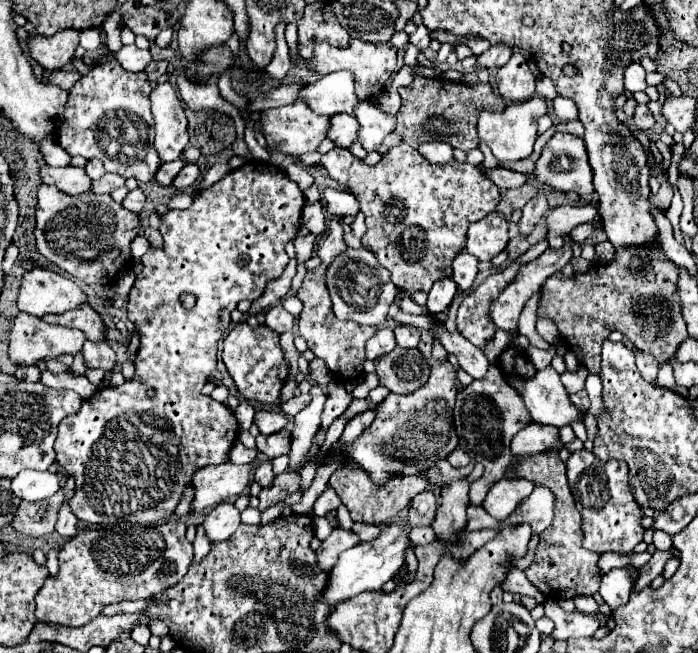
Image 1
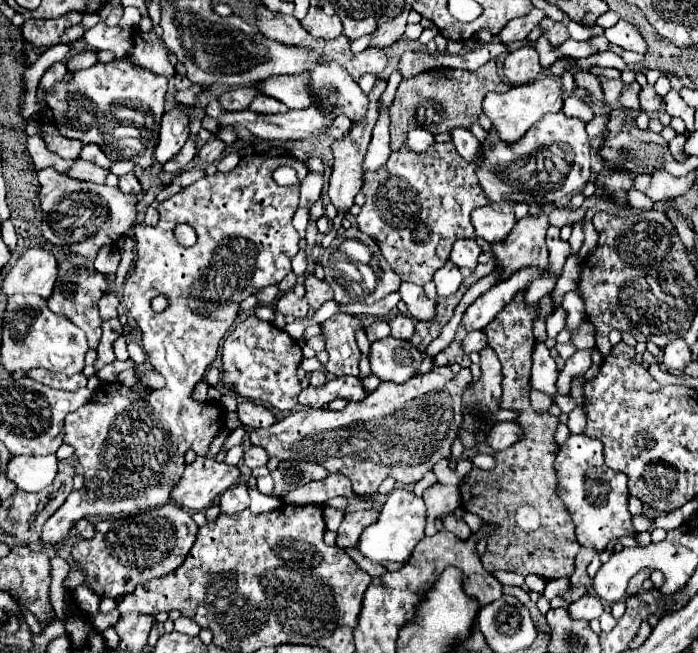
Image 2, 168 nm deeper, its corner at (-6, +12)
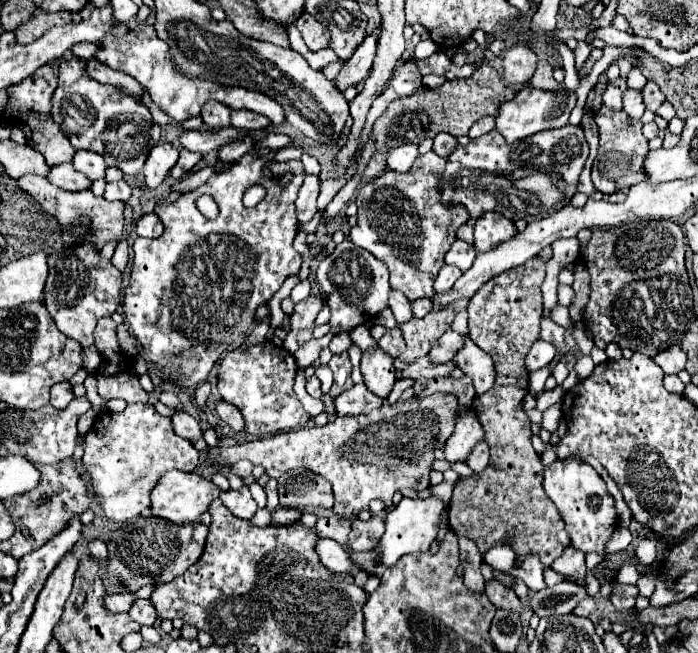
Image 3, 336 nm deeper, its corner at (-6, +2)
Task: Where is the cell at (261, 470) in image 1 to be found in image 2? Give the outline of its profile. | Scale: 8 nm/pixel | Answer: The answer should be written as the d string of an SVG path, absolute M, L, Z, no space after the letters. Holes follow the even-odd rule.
M252 446L244 452L244 464L248 468L258 468L258 466L266 466L268 462L268 452L264 448L258 448L258 446Z

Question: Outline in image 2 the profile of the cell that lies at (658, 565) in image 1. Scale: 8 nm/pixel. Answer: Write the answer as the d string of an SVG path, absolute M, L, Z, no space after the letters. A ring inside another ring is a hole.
M642 568L636 576L632 576L632 580L630 580L630 584L628 584L628 594L636 594L636 592L640 592L642 582L644 582L646 578L650 578L650 574L652 574L650 568Z

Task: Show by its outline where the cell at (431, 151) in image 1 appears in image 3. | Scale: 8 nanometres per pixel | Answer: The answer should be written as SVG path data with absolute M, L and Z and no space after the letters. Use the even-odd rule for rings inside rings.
M414 144L398 146L398 148L394 148L394 150L388 152L386 164L388 164L388 168L394 170L394 172L406 172L406 170L410 170L410 166L414 164L416 156L418 156L418 146L414 146Z

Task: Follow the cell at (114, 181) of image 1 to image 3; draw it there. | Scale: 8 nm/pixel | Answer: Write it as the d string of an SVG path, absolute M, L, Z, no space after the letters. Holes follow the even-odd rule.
M72 164L52 166L52 168L50 168L50 174L48 174L48 180L50 180L54 186L58 186L58 188L62 188L62 190L70 190L70 192L86 190L86 188L90 188L90 184L92 184L84 174L76 172Z

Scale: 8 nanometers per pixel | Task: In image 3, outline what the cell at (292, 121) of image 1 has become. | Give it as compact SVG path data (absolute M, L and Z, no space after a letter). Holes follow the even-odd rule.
M234 110L230 114L230 126L238 128L238 130L248 130L248 132L254 132L254 130L262 130L270 124L270 120L262 114L256 114L256 112L246 112L246 110Z

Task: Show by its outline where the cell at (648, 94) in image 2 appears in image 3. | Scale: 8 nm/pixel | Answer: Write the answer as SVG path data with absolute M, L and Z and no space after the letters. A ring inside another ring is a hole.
M626 90L622 96L622 110L632 118L642 118L644 114L644 102L640 90Z

